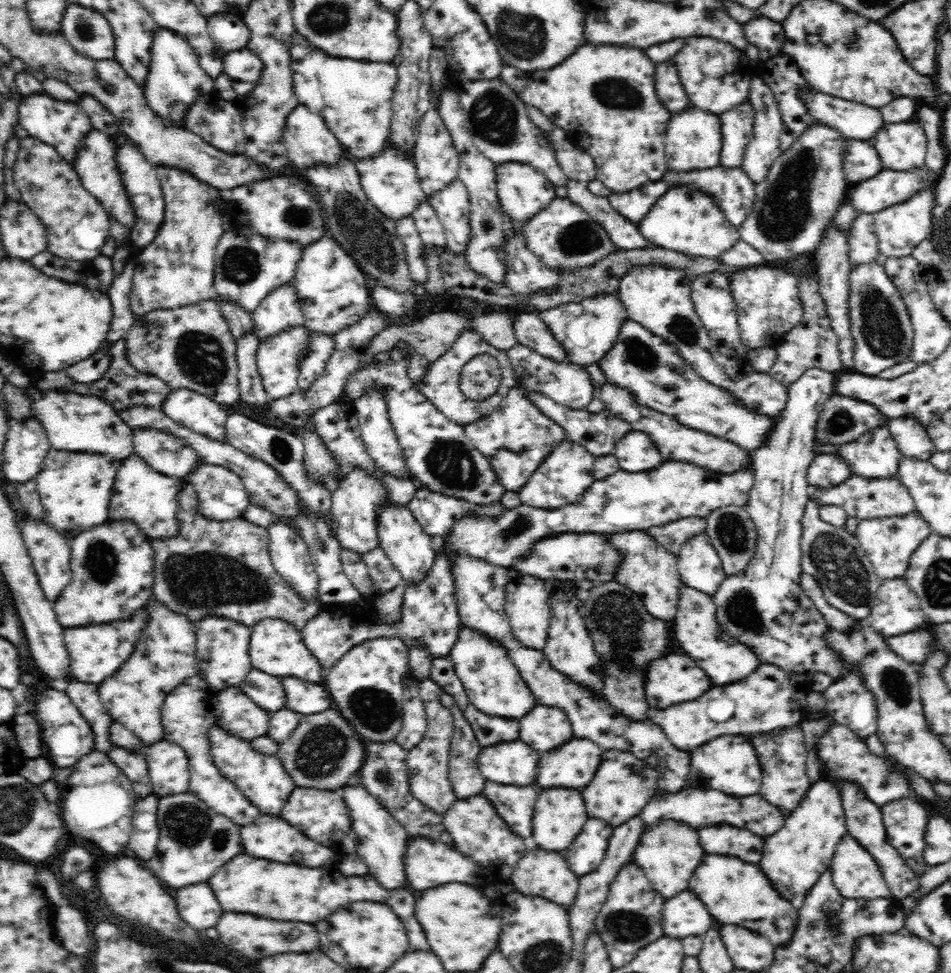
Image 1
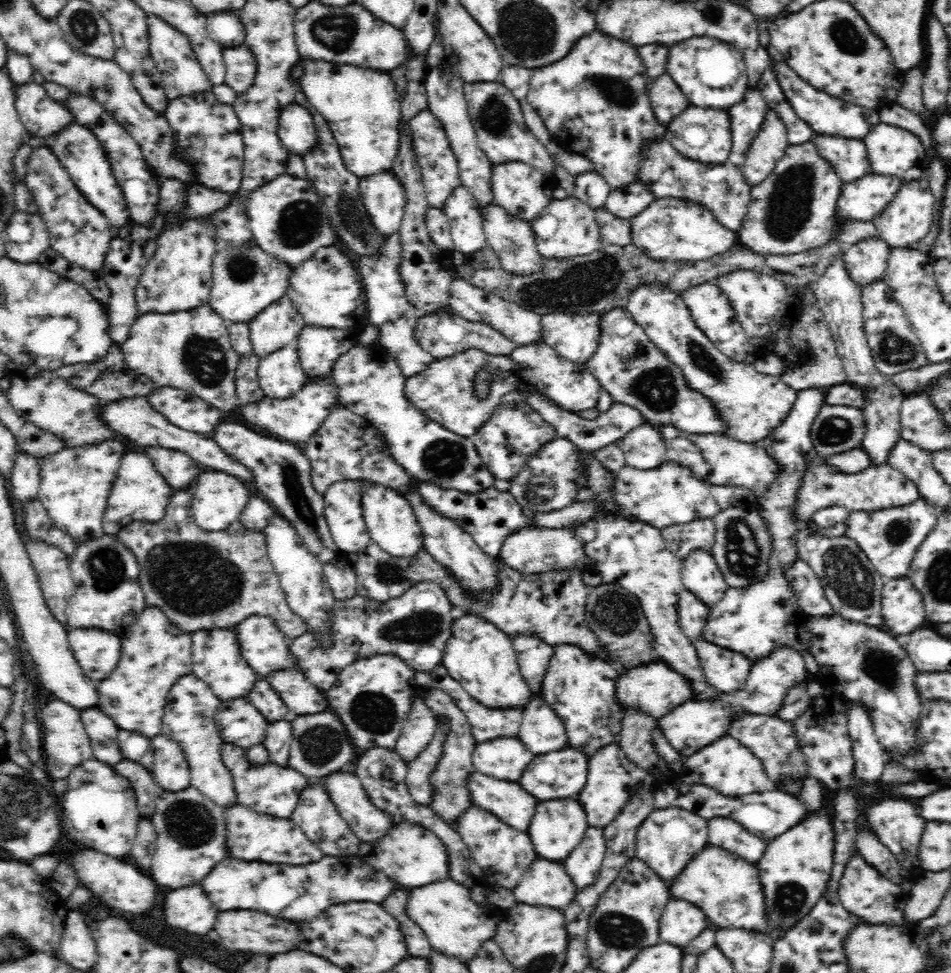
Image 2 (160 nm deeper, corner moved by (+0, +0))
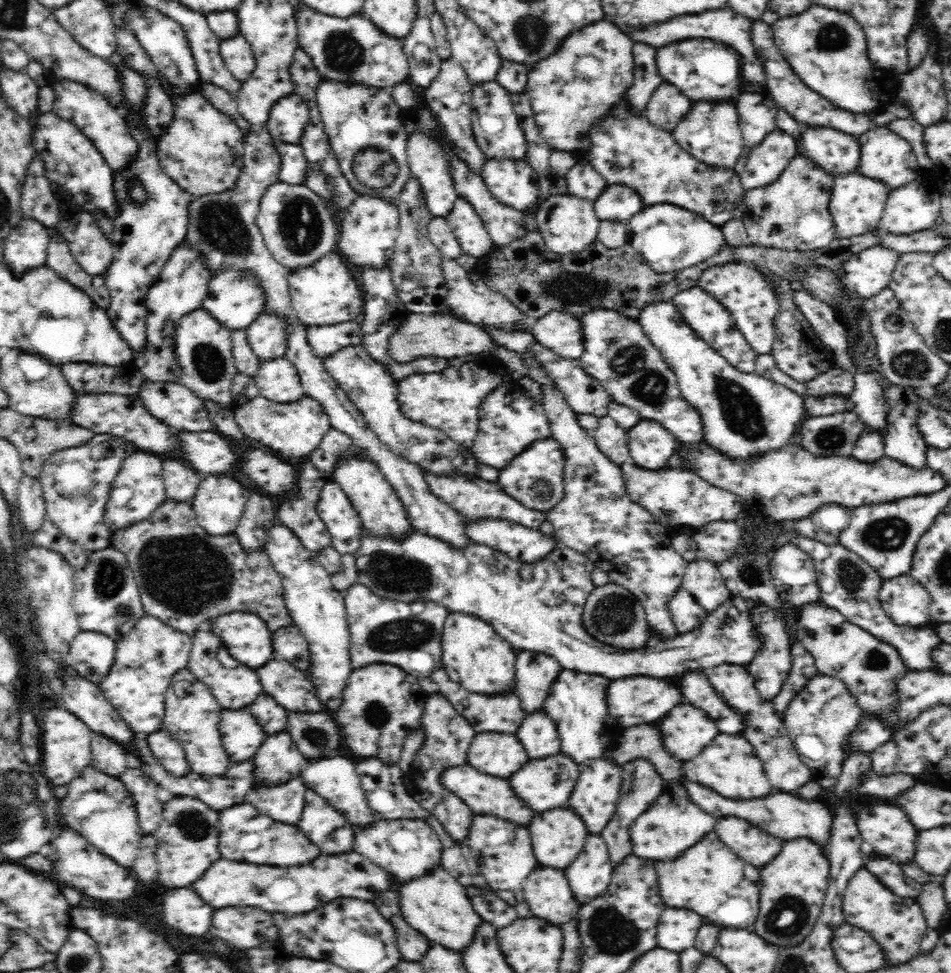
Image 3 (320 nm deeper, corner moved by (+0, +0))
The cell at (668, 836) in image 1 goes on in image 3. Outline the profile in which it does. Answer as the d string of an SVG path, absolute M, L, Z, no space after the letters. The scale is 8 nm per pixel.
M666 780L662 789L655 802L630 826L632 854L640 859L672 860L682 854L682 850L694 846L694 842L698 842L716 826L714 816L694 806L694 802L688 798L688 789L680 784L680 780Z

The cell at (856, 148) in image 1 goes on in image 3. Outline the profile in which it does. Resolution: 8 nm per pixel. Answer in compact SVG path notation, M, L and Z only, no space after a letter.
M808 126L796 138L797 154L802 155L832 176L856 172L860 162L857 136L834 127Z

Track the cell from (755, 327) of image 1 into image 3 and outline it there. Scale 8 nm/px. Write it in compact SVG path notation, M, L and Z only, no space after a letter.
M746 263L715 265L701 274L697 287L724 305L735 326L757 355L771 354L775 340L774 320L779 312L778 300L762 273Z

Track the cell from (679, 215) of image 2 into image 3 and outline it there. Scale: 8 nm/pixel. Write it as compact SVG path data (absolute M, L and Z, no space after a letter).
M673 204L644 206L626 220L626 225L627 244L632 246L657 274L674 273L690 266L701 265L719 254L726 245L724 234L717 225L695 212Z

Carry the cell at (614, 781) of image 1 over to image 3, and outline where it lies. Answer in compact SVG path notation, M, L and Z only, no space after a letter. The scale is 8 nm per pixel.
M605 756L602 760L594 760L589 765L582 767L580 776L578 776L578 780L574 784L572 795L564 808L572 809L582 818L589 833L600 834L610 818L612 818L614 810L616 810L622 782L620 770L621 766L611 764L608 756Z

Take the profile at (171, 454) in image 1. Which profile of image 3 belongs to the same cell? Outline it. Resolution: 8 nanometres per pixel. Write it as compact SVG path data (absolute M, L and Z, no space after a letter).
M175 455L163 456L162 476L166 498L176 503L192 500L200 481L204 478Z

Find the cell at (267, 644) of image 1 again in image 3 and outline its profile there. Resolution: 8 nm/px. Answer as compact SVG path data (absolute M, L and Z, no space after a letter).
M226 612L210 618L205 628L222 639L232 658L252 669L273 658L272 633L257 614Z

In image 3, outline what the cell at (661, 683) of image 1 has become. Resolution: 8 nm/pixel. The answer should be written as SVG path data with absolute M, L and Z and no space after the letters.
M621 678L610 681L606 686L606 707L614 722L628 729L631 726L655 724L664 718L677 704L684 702L678 685L668 681L658 681L655 678Z

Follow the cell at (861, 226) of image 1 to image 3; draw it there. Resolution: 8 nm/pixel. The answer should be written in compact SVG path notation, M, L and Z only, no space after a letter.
M882 245L852 254L841 271L844 285L862 300L872 301L881 291L888 290L898 262L900 254Z

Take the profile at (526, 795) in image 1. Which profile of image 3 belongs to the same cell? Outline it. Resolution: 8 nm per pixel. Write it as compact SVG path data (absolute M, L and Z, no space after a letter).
M468 763L445 768L441 774L440 782L450 793L458 796L466 803L476 815L494 814L494 816L506 818L506 820L516 822L516 824L528 824L532 820L532 816L534 816L534 812L528 810L526 804L516 798L516 794L512 792L508 780L482 774L482 772L474 770Z

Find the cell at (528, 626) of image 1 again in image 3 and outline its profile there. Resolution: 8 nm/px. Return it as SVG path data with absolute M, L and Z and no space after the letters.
M528 650L517 654L513 690L526 714L543 710L551 686L561 670L560 663L546 654Z

